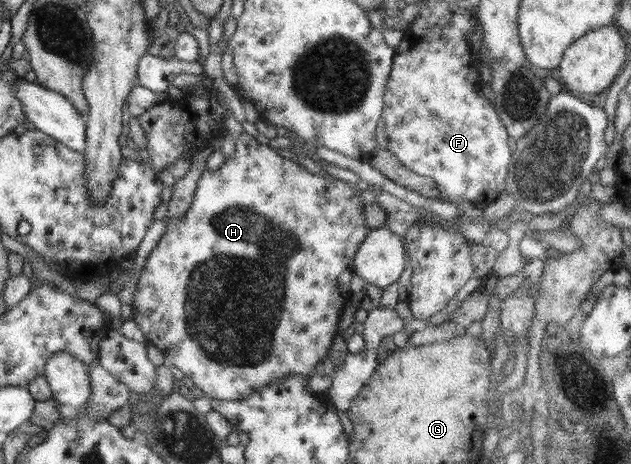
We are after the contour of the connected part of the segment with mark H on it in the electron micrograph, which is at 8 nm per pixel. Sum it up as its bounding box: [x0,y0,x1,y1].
[131,131,369,401]

